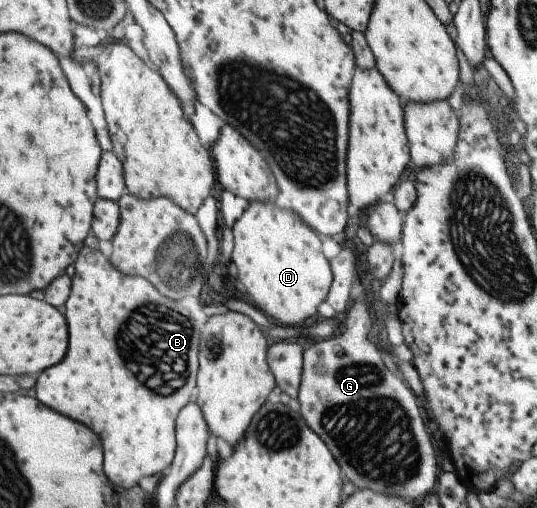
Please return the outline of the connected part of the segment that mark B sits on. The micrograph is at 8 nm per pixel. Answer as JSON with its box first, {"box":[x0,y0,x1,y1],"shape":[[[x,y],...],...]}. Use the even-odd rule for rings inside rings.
{"box":[37,246,202,489],"shape":[[[85,246],[75,263],[72,293],[65,305],[69,323],[69,353],[60,364],[40,374],[37,398],[52,410],[92,428],[102,438],[105,472],[120,489],[140,485],[142,478],[165,473],[176,457],[176,420],[192,400],[198,378],[202,330],[190,312],[162,296],[148,279],[128,276],[113,266],[100,250]],[[146,384],[184,384],[174,394],[156,392]]]}

